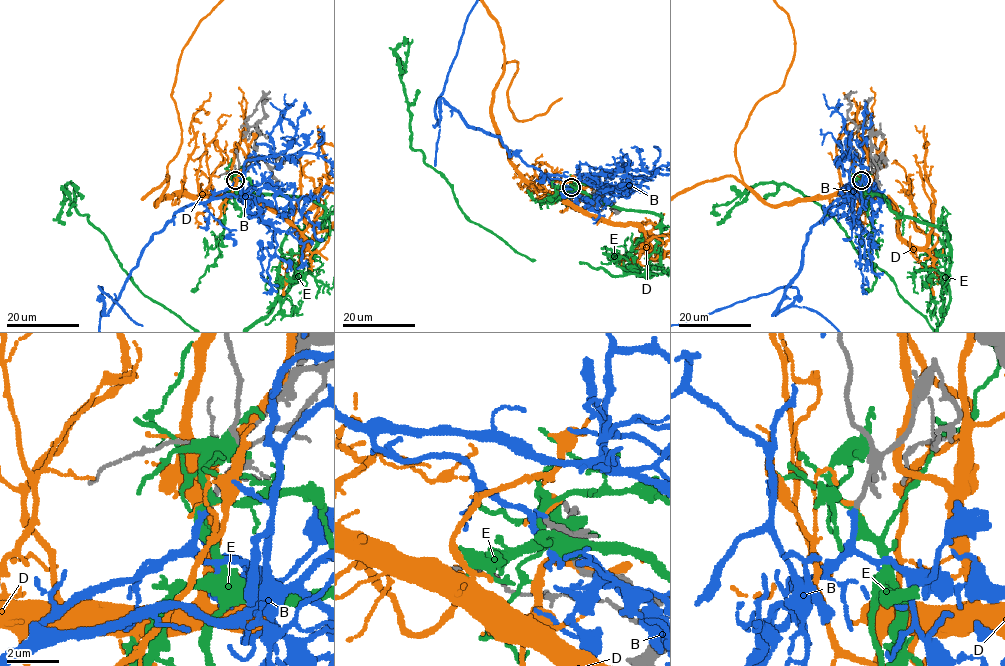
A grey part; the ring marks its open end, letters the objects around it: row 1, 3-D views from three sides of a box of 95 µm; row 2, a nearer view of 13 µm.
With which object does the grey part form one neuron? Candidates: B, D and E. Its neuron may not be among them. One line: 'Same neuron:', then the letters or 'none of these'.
Same neuron: B

